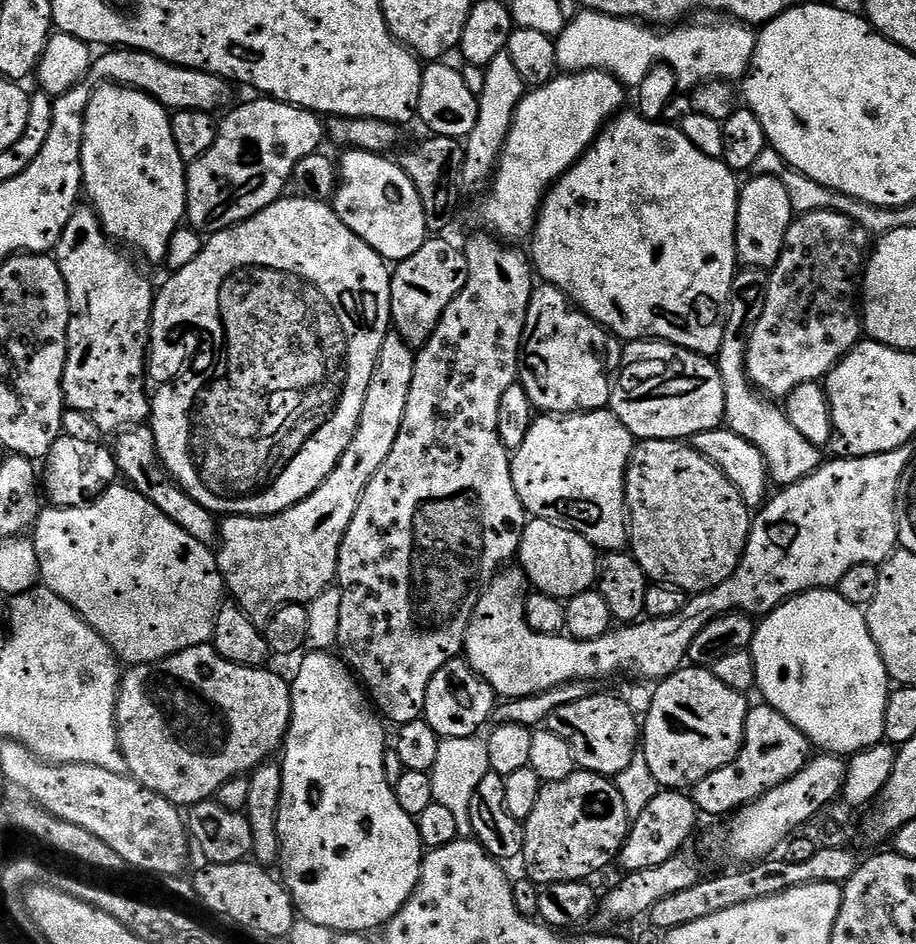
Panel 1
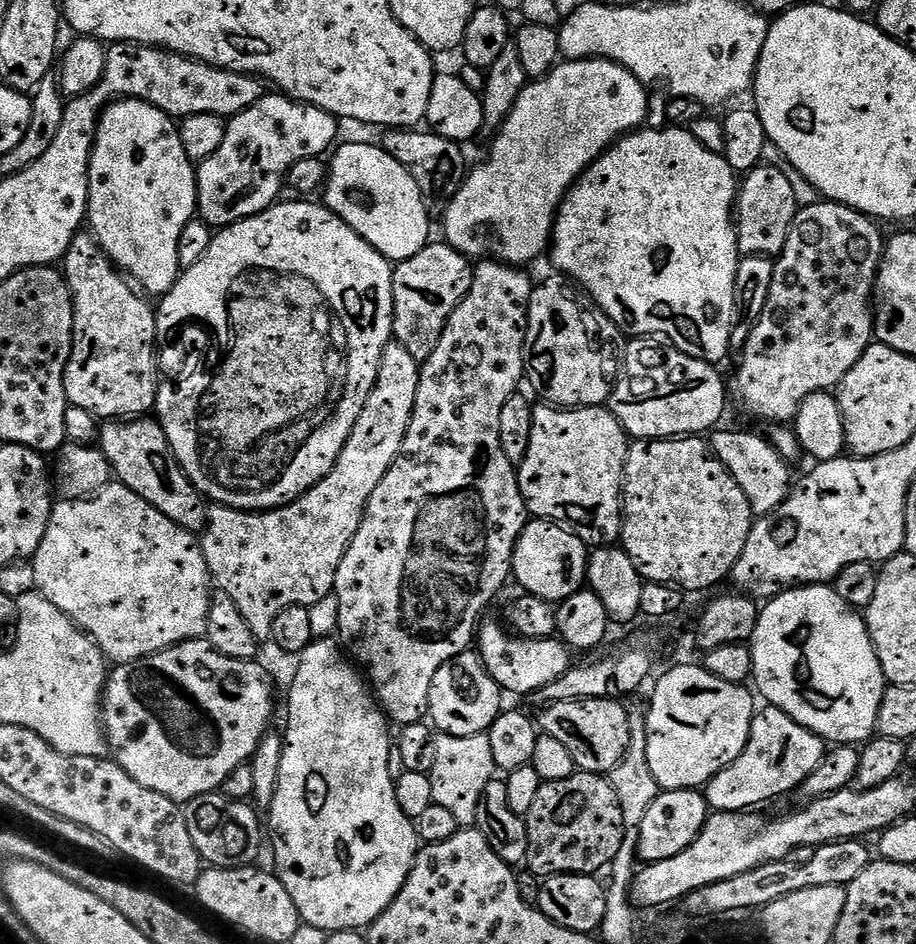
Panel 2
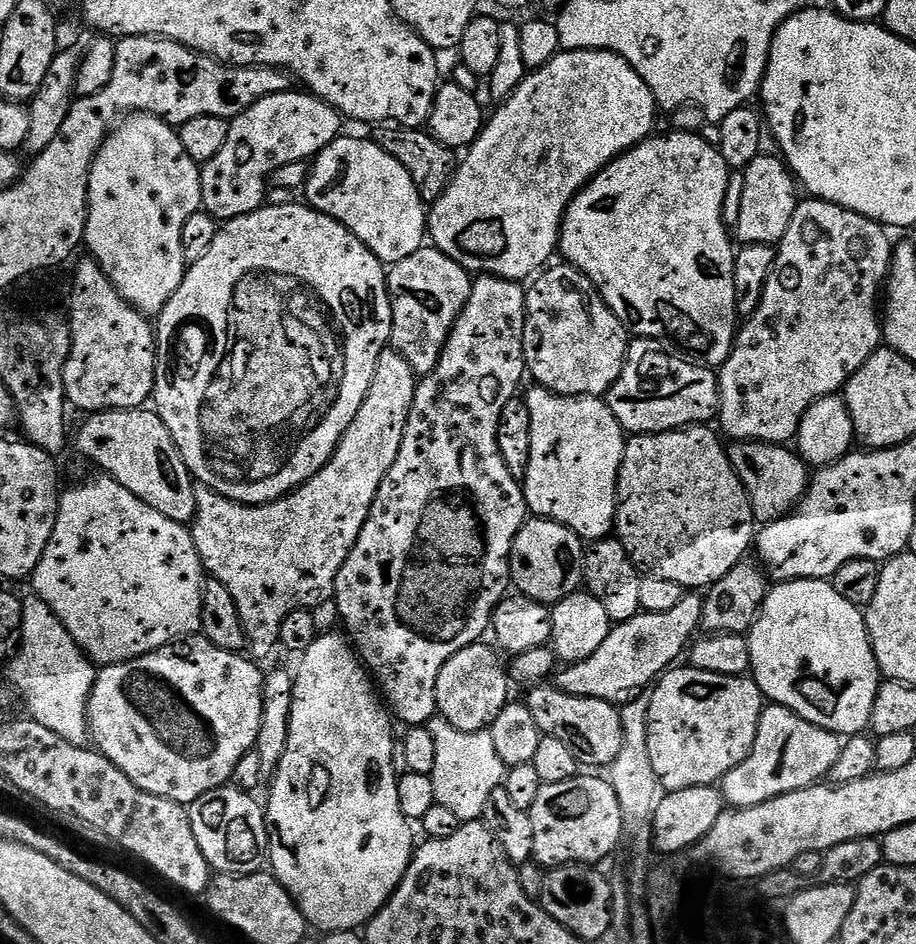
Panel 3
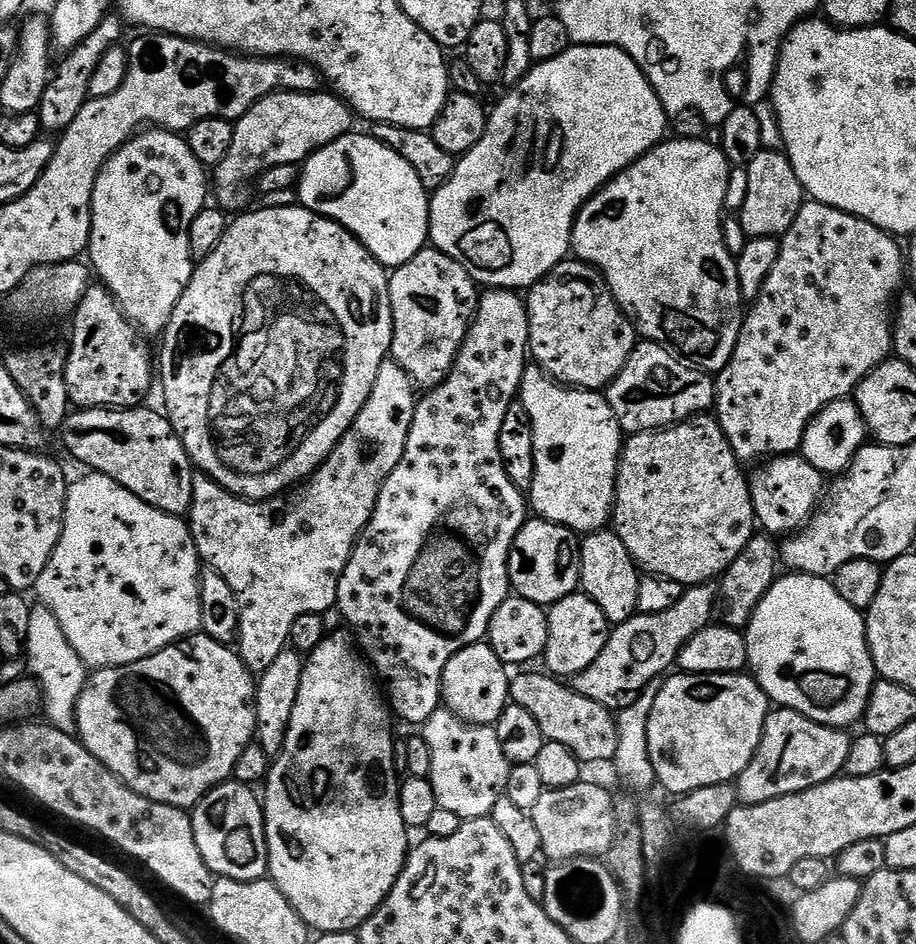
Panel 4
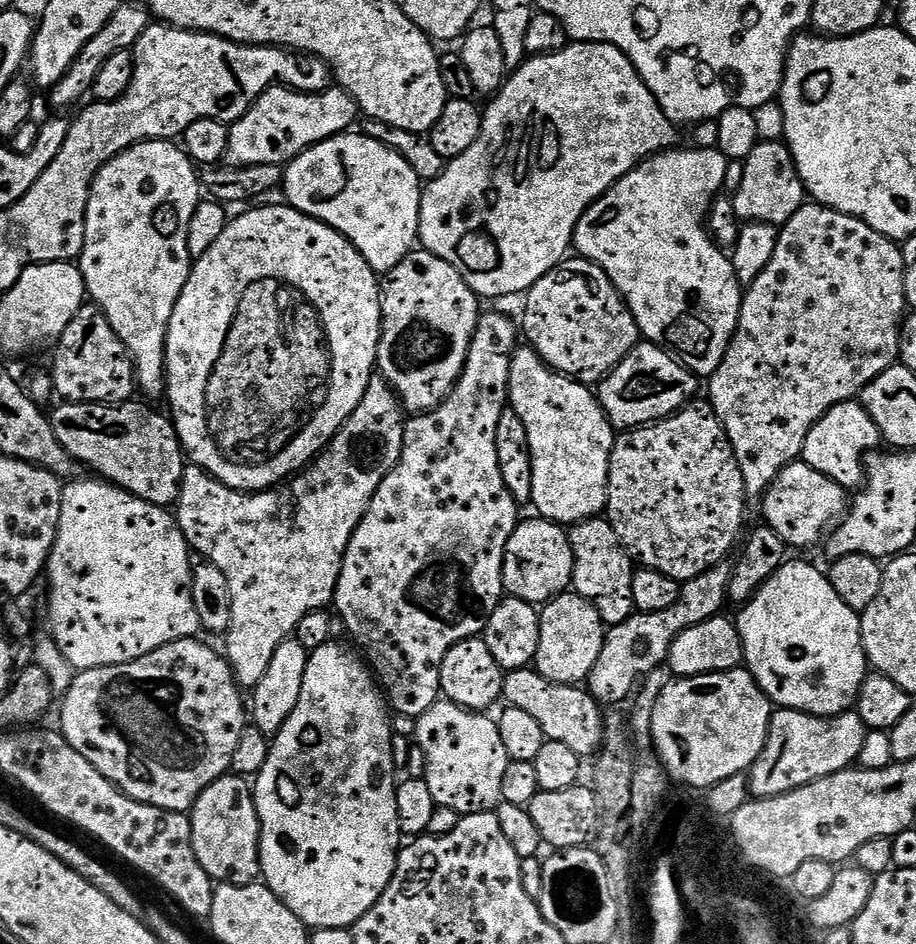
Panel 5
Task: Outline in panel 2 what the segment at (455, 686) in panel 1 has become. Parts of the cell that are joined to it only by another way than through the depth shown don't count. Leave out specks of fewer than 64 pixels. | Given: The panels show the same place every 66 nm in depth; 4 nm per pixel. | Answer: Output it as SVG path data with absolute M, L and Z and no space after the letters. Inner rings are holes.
M469 650L450 658L450 662L446 662L446 666L442 666L438 674L434 674L434 682L430 686L427 719L437 733L446 736L483 736L500 716L500 696L502 697L502 689L486 670L479 651Z

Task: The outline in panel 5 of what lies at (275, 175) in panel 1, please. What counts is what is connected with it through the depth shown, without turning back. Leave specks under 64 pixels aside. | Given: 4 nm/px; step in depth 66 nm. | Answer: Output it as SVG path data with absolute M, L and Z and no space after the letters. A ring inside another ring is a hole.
M273 86L261 94L252 104L252 109L241 120L235 121L228 129L227 163L233 168L254 166L255 164L287 165L301 156L307 148L312 148L332 136L347 133L348 128L357 123L358 109L354 98L339 86L329 86L323 92L297 92L283 86Z

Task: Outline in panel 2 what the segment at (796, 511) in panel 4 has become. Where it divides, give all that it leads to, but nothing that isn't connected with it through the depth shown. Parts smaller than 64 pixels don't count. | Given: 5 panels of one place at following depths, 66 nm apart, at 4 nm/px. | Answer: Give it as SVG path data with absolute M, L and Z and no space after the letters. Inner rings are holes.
M717 427L711 433L712 453L719 458L722 466L726 466L726 470L730 470L734 482L742 486L742 494L746 494L750 502L753 517L770 514L775 508L782 506L794 487L794 475L788 469L791 467L778 455L767 435L759 436L756 432L739 432L736 428L724 427Z

